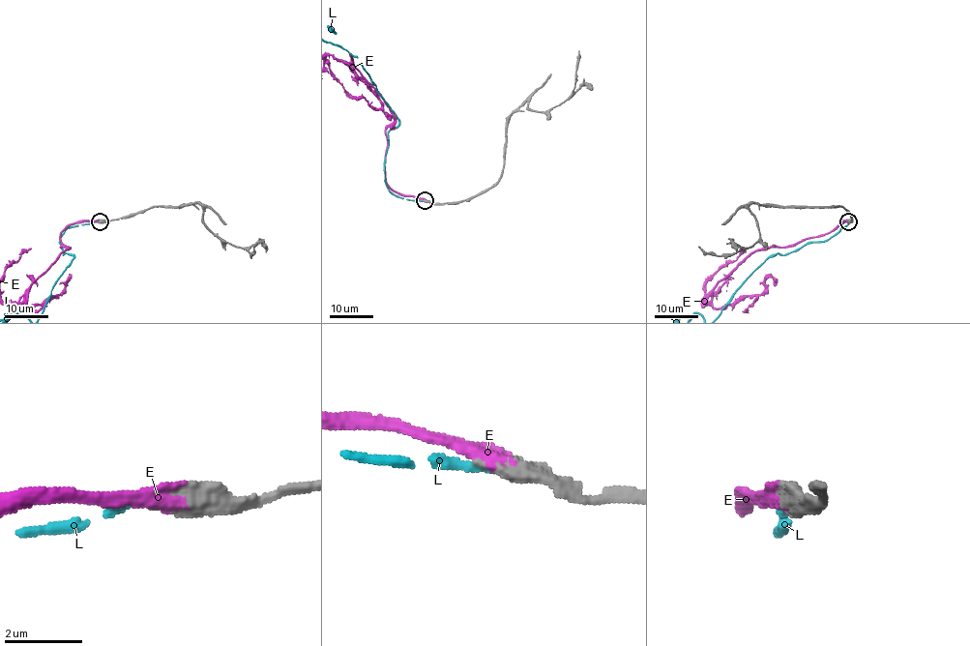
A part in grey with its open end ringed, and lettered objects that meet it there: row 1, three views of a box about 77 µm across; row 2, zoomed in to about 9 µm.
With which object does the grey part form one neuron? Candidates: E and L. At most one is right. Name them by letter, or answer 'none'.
E

